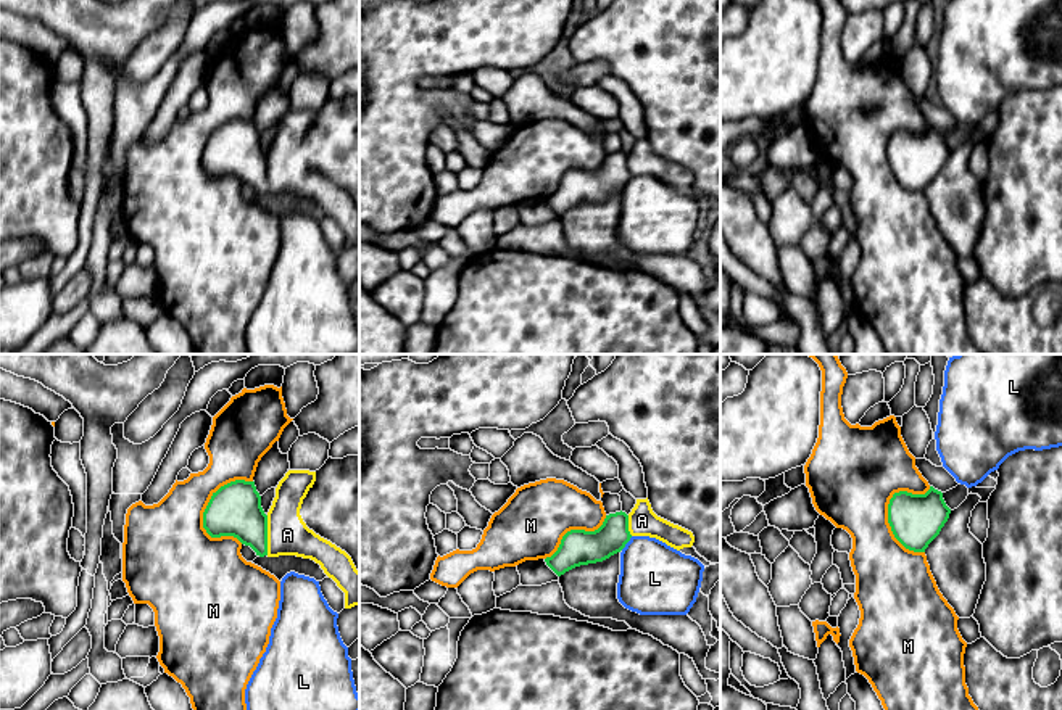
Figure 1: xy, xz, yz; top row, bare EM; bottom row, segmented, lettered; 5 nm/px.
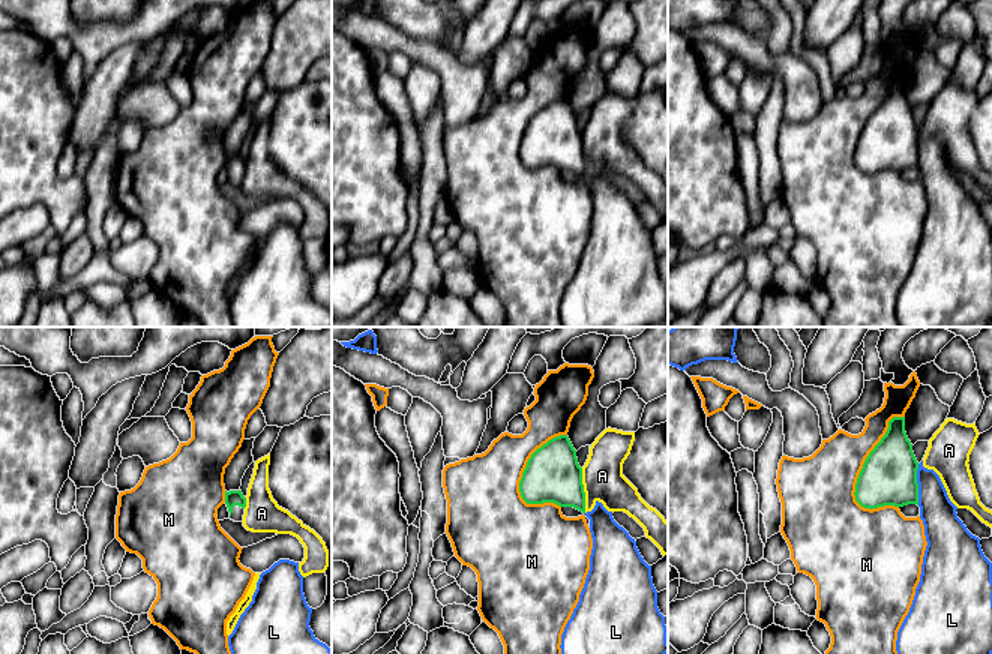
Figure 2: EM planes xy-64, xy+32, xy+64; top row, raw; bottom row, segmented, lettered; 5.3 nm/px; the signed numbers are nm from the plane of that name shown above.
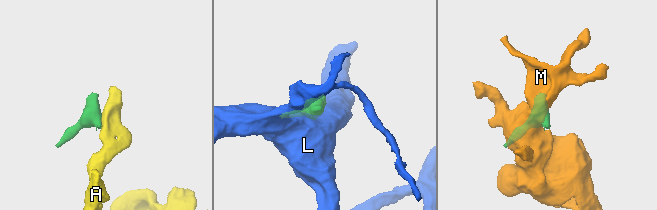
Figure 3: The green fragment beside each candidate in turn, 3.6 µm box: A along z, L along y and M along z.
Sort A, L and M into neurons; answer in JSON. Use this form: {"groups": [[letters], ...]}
{"groups": [["A"], ["L"], ["M"]]}

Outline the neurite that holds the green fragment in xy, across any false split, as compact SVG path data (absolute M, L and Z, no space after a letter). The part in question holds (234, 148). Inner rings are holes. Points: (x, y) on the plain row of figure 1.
M235 119L213 132L203 167L211 177L234 175L256 195L268 195L268 155L255 121Z

